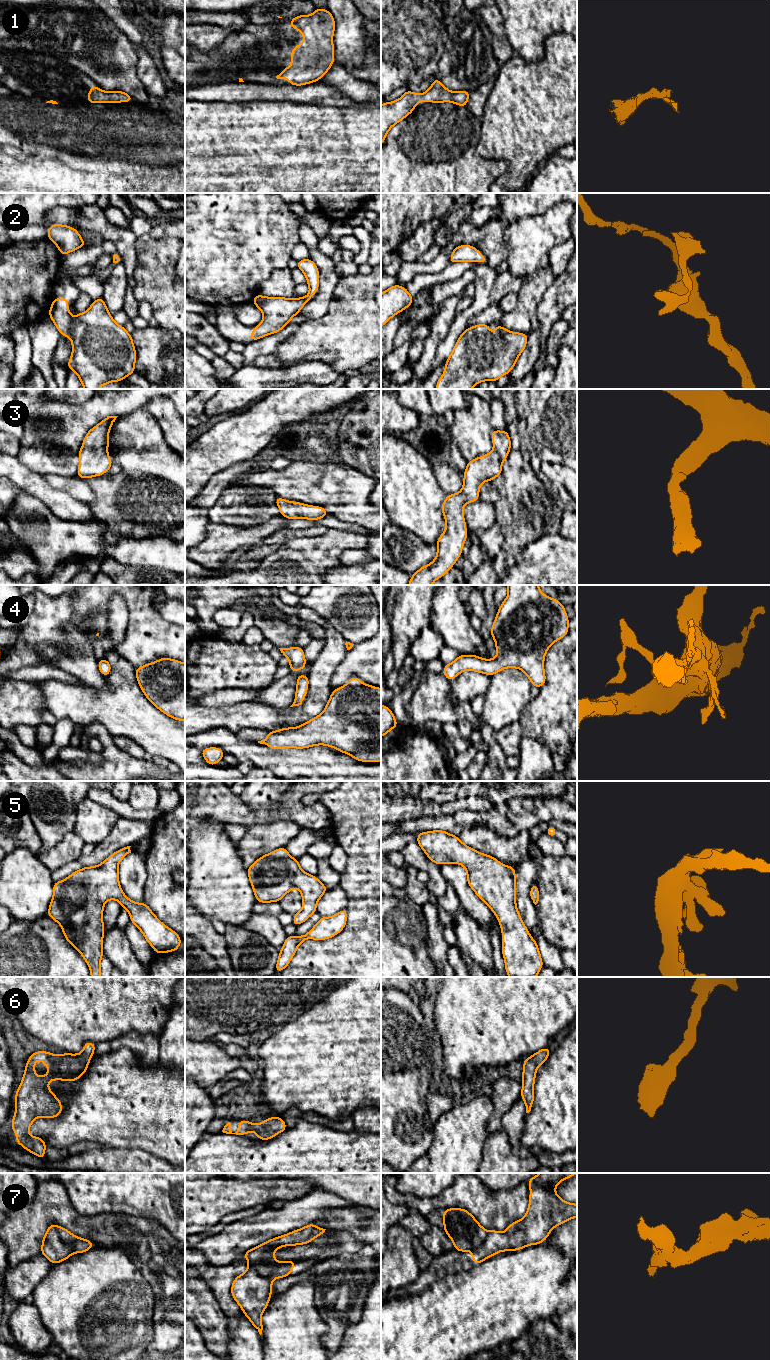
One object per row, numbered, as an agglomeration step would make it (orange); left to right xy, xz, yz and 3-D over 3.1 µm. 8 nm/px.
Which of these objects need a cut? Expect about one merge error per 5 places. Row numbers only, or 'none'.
7

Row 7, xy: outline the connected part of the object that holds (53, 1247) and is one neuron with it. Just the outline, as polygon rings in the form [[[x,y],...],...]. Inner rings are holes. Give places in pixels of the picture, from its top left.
[[[49,1225],[42,1240],[41,1254],[52,1264],[65,1261],[73,1251],[60,1237],[57,1227]]]

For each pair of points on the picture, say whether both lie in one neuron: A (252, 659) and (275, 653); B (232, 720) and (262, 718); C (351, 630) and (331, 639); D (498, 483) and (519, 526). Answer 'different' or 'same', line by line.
A: different
B: same
C: different
D: same

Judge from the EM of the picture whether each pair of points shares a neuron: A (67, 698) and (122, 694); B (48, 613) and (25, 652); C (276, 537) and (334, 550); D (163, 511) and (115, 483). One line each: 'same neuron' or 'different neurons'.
A: same neuron
B: same neuron
C: different neurons
D: same neuron

